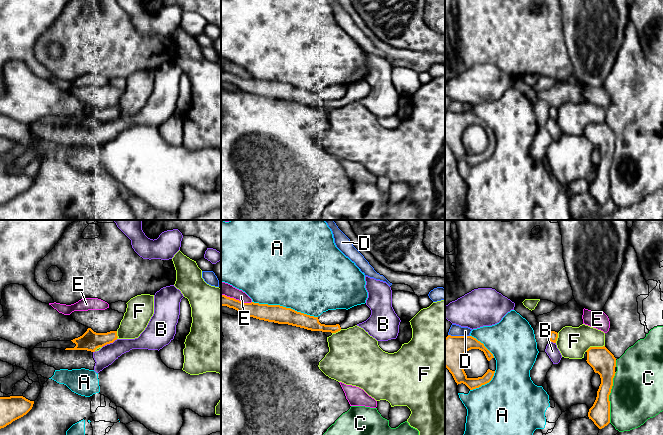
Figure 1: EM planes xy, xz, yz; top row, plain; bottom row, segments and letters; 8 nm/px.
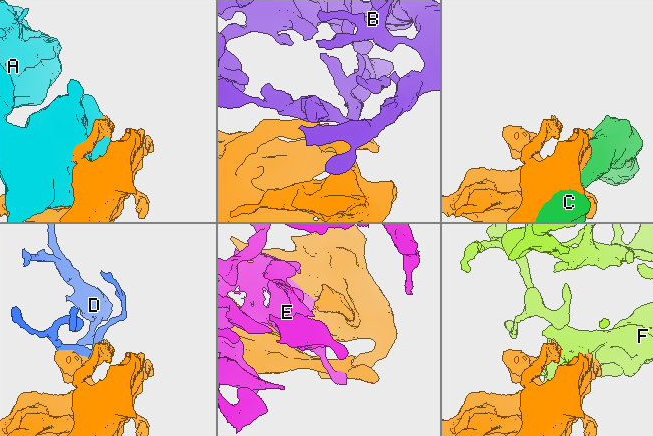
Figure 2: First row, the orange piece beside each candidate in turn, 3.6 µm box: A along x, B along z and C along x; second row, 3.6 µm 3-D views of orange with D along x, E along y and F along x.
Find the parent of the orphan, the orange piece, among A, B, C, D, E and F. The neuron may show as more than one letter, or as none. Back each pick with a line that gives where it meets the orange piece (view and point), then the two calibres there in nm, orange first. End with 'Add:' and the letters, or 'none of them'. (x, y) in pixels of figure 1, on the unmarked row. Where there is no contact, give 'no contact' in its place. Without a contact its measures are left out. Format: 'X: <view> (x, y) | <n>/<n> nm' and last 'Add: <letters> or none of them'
Add: none of them

